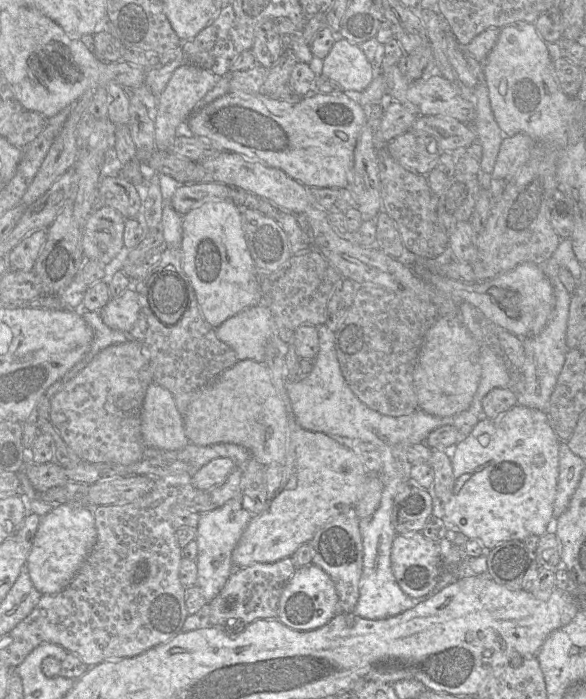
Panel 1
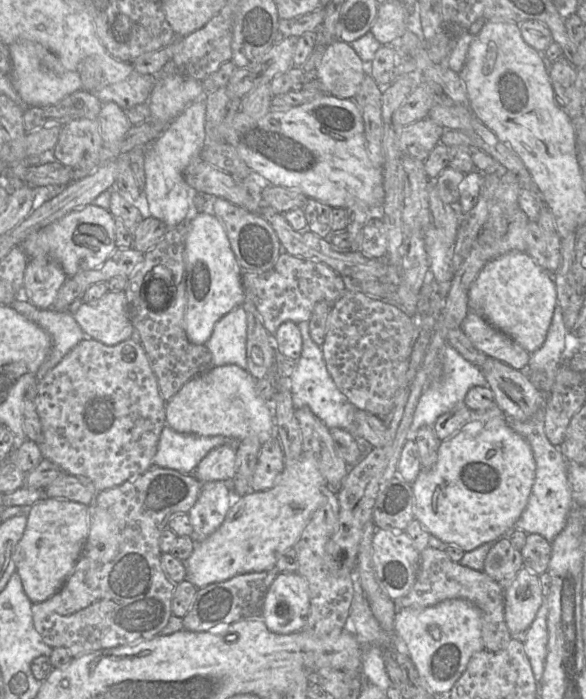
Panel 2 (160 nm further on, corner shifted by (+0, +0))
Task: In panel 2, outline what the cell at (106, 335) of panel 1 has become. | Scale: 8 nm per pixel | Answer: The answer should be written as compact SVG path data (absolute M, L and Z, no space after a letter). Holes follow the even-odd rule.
M23 287L22 295L18 295L17 298L10 304L10 307L43 328L52 339L51 350L37 371L37 382L41 381L47 372L53 369L80 341L88 338L72 314L68 311L55 311L52 309L37 308L23 297Z

